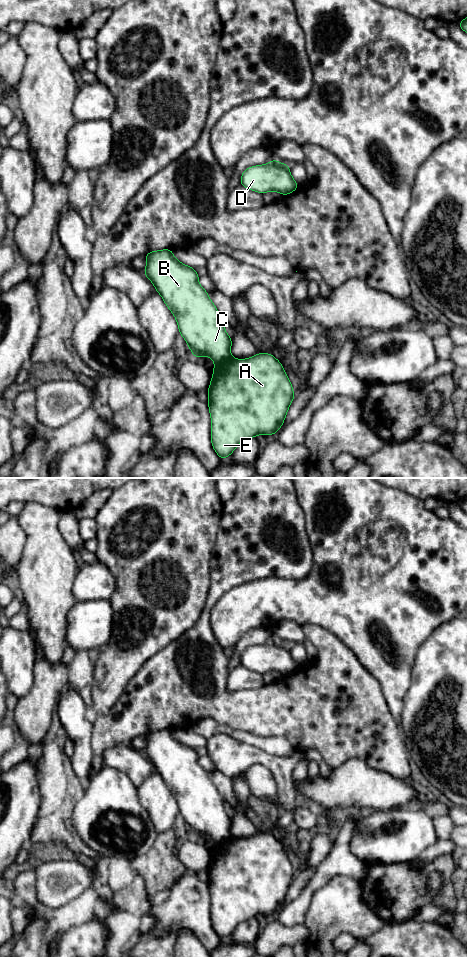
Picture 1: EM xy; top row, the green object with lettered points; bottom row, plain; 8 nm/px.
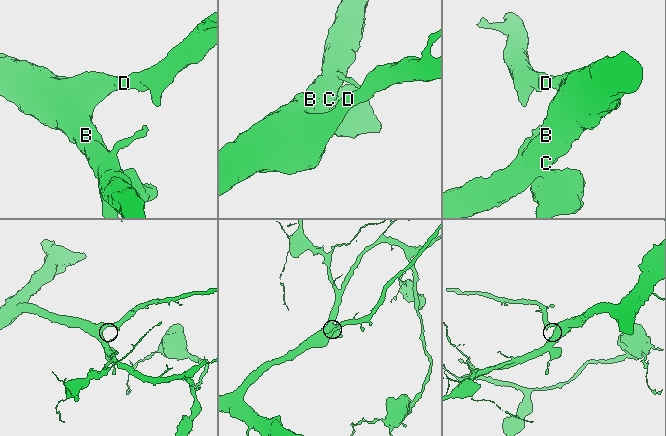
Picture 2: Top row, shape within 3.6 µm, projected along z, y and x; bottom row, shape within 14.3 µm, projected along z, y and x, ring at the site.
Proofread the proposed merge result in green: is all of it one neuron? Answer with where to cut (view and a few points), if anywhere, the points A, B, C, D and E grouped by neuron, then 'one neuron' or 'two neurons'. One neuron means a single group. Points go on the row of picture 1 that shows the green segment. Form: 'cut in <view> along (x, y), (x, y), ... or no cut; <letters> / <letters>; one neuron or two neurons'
cut in xy along (230, 355), (215, 364); A E / B C D; two neurons

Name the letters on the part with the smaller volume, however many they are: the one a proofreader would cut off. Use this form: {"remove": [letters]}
{"remove": ["A", "E"]}

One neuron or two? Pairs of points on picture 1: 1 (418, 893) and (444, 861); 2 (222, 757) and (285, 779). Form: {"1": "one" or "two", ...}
{"1": "one", "2": "one"}

